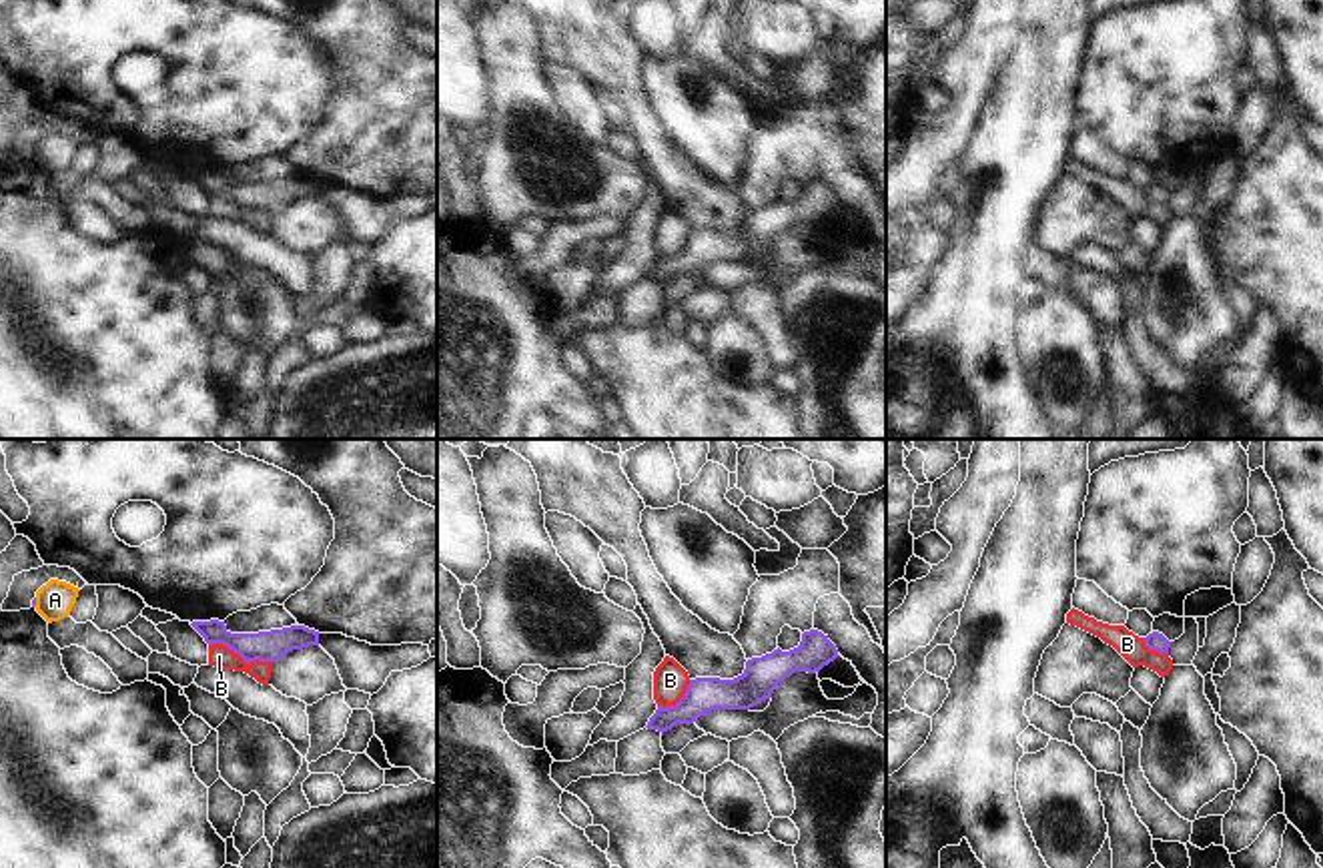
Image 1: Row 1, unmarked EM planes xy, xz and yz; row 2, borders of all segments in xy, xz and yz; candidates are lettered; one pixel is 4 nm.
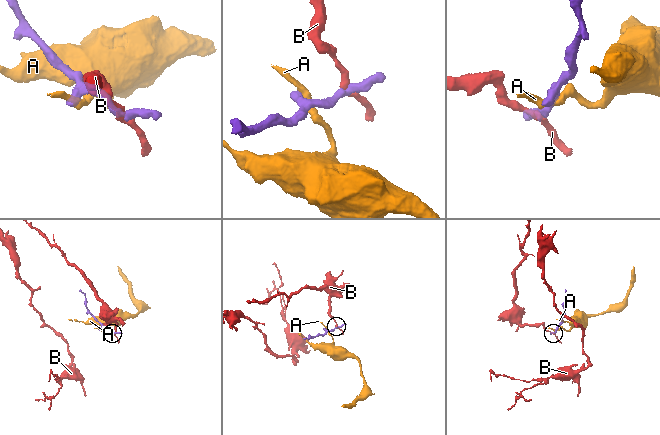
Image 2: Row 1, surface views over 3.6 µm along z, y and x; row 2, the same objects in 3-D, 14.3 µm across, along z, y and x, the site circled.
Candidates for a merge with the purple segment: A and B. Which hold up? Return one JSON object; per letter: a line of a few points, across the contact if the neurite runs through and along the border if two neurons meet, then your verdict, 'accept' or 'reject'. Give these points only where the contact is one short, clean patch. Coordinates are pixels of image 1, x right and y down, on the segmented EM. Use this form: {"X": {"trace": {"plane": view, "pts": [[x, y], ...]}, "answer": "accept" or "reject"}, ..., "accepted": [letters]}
{"A": {"trace": {"plane": "xy", "pts": [[37, 598], [33, 606]]}, "answer": "reject"}, "B": {"trace": {"plane": "xy", "pts": [[209, 644], [225, 644], [247, 662], [269, 662]]}, "answer": "reject"}, "accepted": []}

